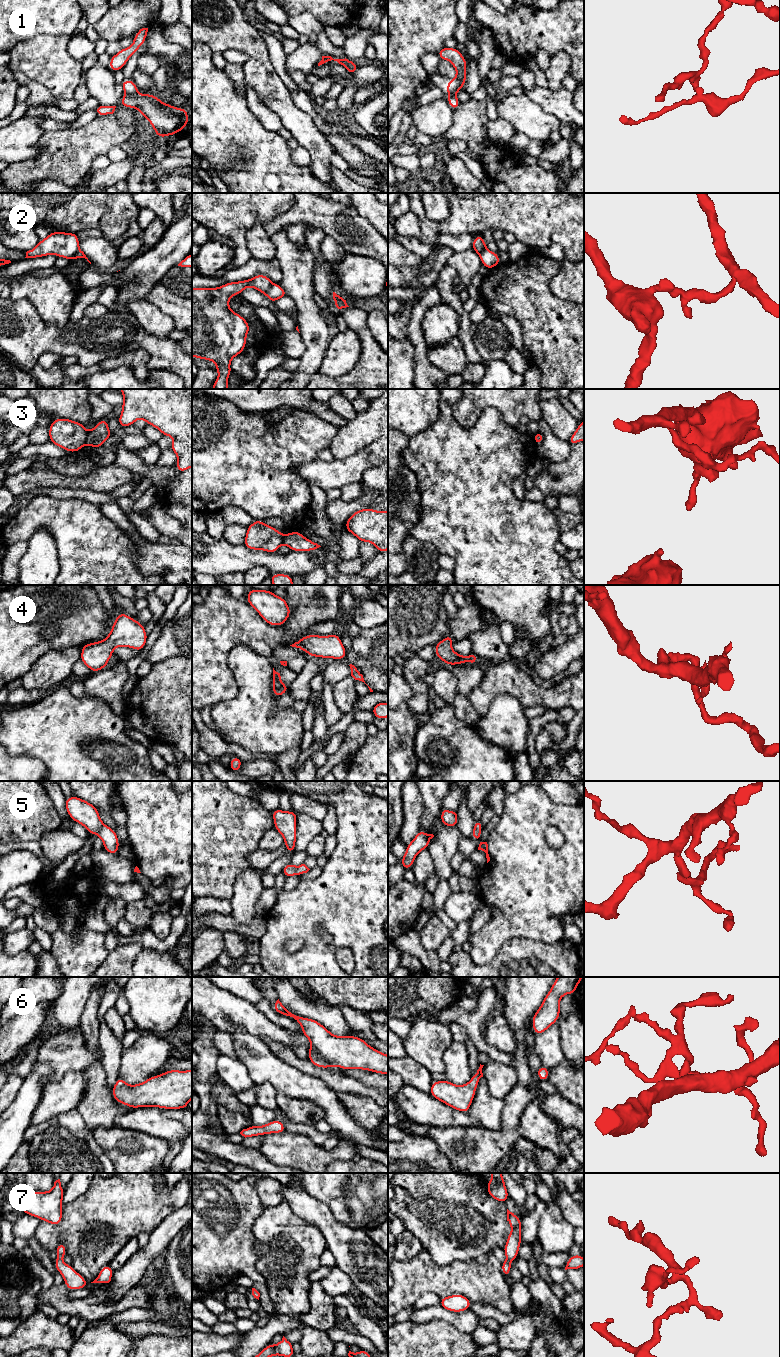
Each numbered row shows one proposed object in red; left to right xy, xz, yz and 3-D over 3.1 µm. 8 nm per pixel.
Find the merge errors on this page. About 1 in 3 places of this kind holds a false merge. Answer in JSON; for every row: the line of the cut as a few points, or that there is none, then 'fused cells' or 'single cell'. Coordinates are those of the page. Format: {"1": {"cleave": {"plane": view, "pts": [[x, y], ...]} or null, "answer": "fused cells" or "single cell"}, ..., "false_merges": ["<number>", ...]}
{"1": {"cleave": {"plane": "xy", "pts": [[136, 93], [126, 95]]}, "answer": "fused cells"}, "2": {"cleave": {"plane": "xy", "pts": [[79, 249], [69, 259]]}, "answer": "fused cells"}, "3": {"cleave": {"plane": "xy", "pts": [[87, 432], [84, 442]]}, "answer": "fused cells"}, "4": {"cleave": null, "answer": "single cell"}, "5": {"cleave": null, "answer": "single cell"}, "6": {"cleave": null, "answer": "single cell"}, "7": {"cleave": null, "answer": "single cell"}, "false_merges": ["1", "2", "3"]}

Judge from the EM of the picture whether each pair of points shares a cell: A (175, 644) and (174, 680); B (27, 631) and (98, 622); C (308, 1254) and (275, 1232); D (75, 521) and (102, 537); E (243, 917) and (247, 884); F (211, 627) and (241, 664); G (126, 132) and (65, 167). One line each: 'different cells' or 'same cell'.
A: different cells
B: same cell
C: same cell
D: same cell
E: same cell
F: different cells
G: same cell

